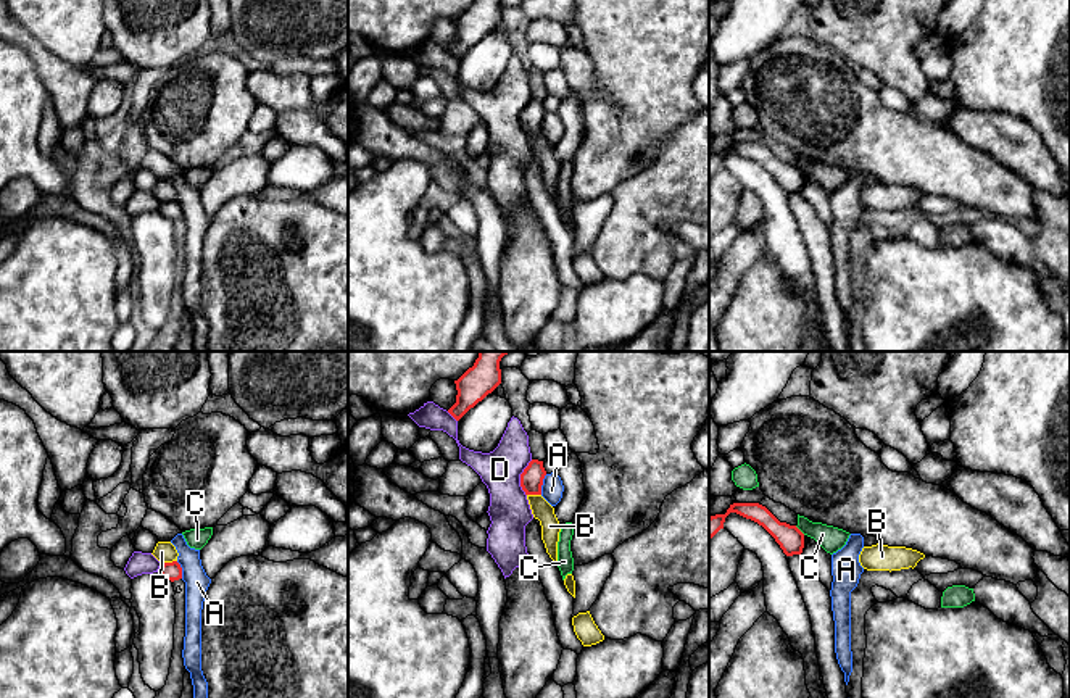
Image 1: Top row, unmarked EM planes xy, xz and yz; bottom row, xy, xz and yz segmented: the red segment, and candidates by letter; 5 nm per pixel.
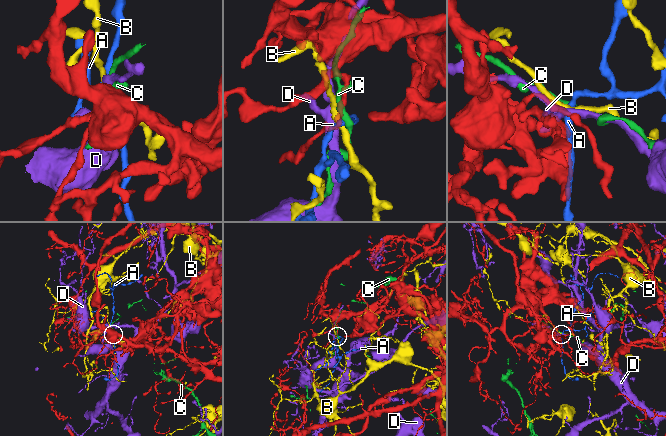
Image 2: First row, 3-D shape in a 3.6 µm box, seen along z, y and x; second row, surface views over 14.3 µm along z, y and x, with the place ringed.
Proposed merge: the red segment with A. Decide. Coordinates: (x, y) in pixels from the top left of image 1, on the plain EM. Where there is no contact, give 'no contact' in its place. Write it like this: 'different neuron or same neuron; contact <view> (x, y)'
different neuron; contact xz (542, 123)

